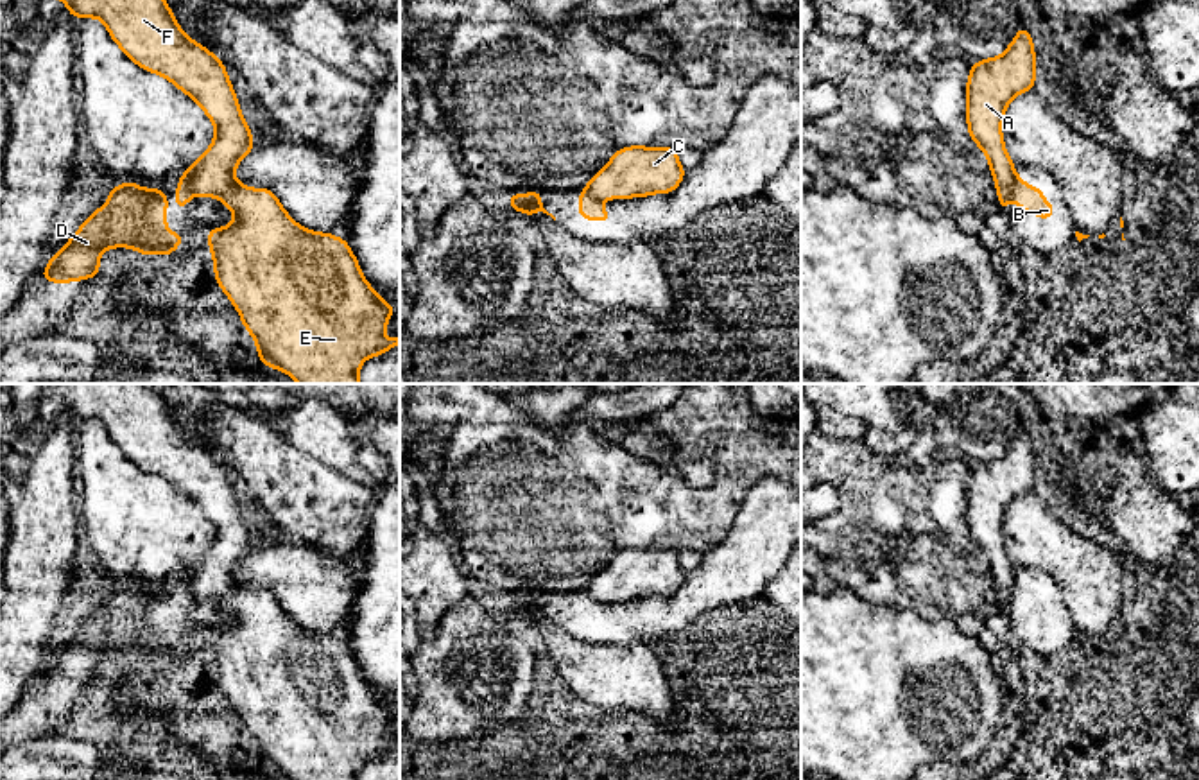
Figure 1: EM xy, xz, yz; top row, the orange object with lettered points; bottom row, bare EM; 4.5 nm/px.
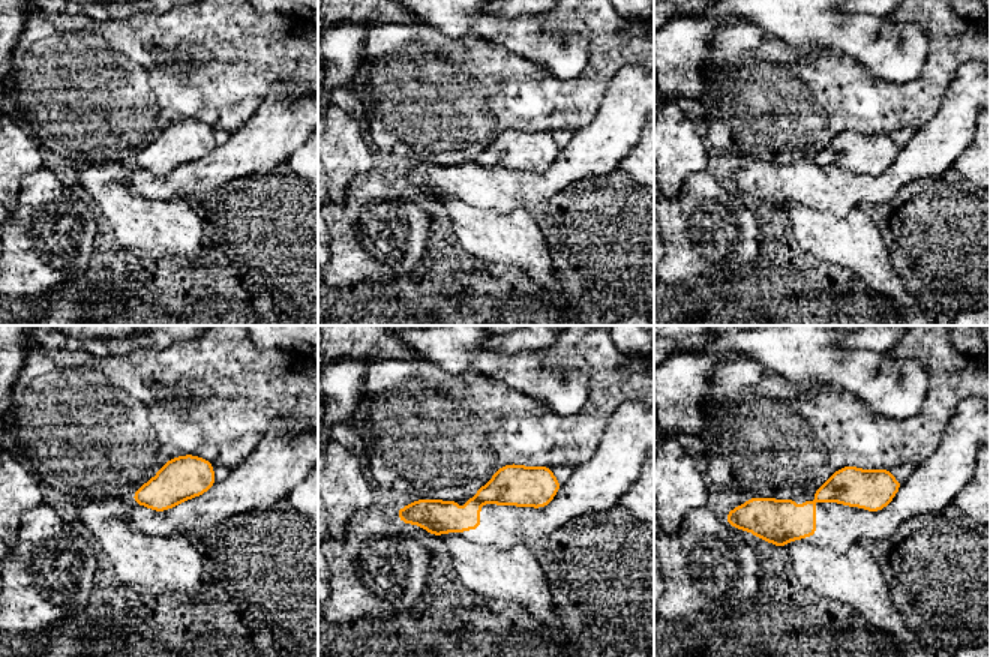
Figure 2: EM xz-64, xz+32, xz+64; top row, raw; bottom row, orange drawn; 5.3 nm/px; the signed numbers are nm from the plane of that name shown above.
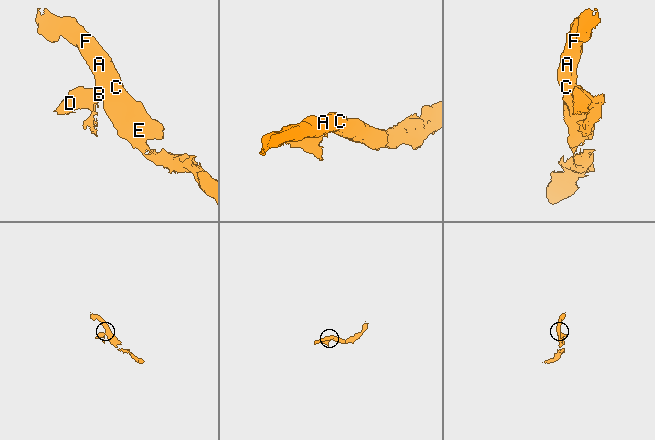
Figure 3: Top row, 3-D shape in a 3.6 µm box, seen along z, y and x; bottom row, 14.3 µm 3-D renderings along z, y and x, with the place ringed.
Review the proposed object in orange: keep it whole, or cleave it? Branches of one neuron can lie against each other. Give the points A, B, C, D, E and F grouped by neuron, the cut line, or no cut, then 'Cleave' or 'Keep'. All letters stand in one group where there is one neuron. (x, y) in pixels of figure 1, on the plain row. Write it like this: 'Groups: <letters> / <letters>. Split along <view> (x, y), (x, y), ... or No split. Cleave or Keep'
Groups: A C E F / B D. Split along xz (585, 590), (603, 601). Cleave

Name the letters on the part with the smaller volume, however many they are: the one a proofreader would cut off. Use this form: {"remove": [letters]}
{"remove": ["B", "D"]}

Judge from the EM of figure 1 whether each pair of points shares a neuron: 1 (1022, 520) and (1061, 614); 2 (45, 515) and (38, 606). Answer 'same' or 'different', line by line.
1: different
2: same

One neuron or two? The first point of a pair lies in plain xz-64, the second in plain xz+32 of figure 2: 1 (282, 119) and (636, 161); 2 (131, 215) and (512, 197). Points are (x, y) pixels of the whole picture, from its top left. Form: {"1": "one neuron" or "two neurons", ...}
{"1": "two neurons", "2": "two neurons"}

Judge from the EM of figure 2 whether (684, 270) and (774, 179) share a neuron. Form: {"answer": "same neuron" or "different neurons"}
{"answer": "different neurons"}

